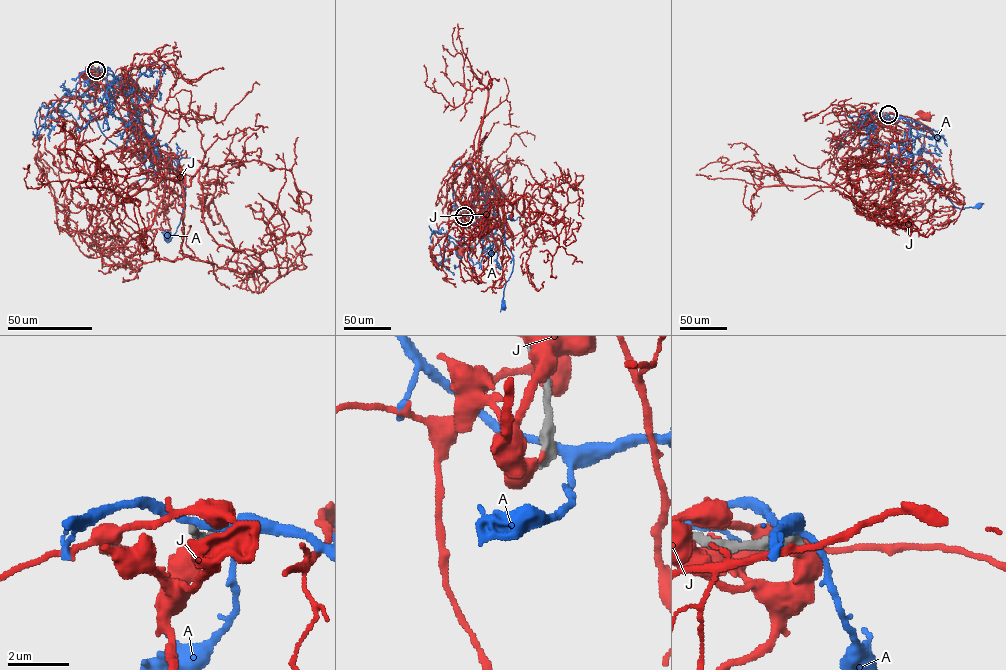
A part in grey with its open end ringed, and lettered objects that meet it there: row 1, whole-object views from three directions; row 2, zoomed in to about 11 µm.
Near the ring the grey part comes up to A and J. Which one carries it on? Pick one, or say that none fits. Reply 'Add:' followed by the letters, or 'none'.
Add: none

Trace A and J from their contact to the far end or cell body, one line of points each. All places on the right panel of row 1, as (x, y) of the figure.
A: (887, 113), (887, 118), (899, 116), (907, 121), (905, 160), (936, 183), (956, 207), (979, 205)
J: (887, 114), (866, 131), (873, 170), (907, 175), (897, 157), (908, 129), (927, 117)

